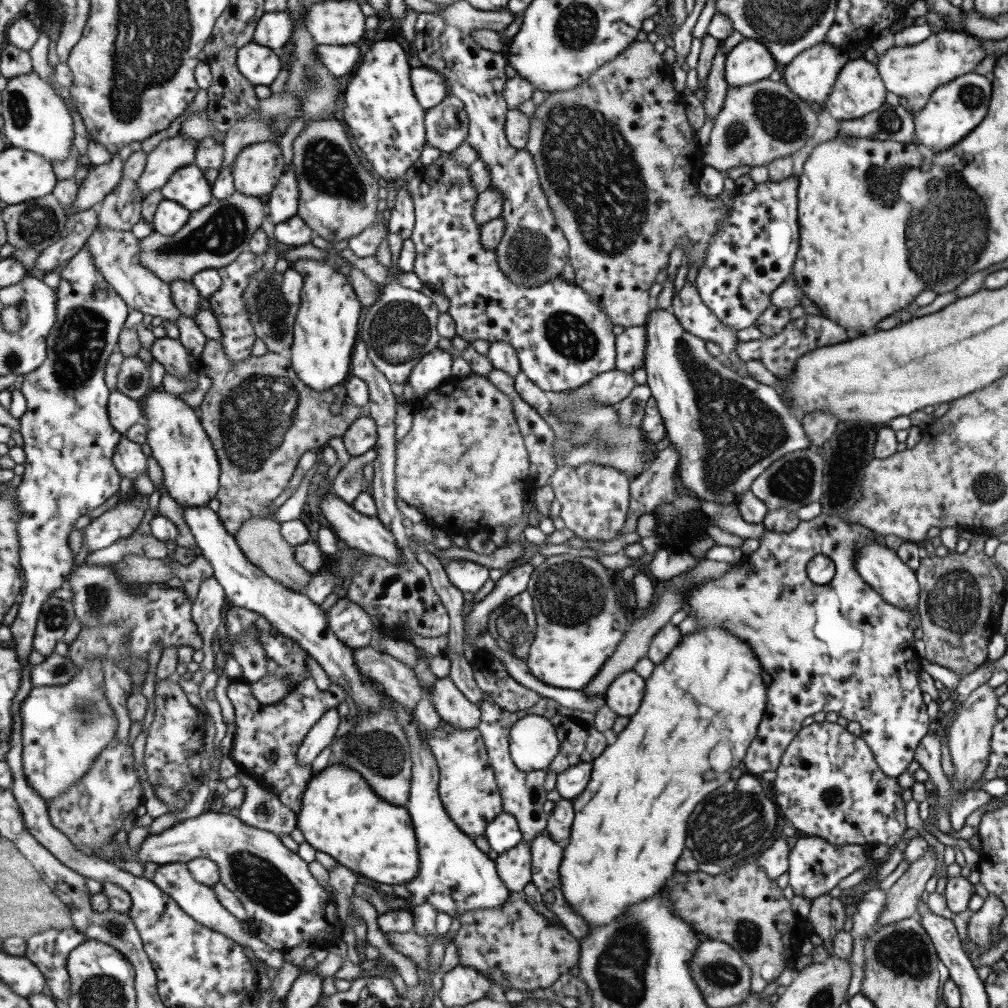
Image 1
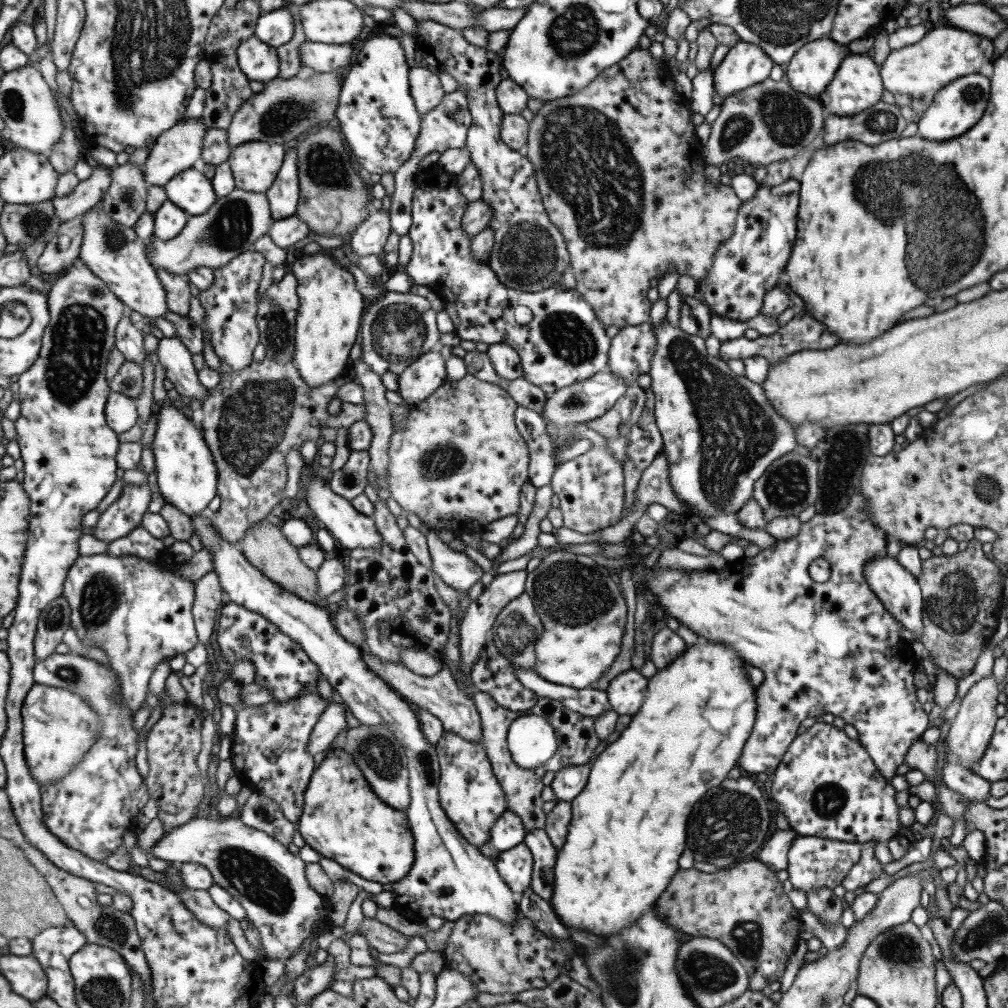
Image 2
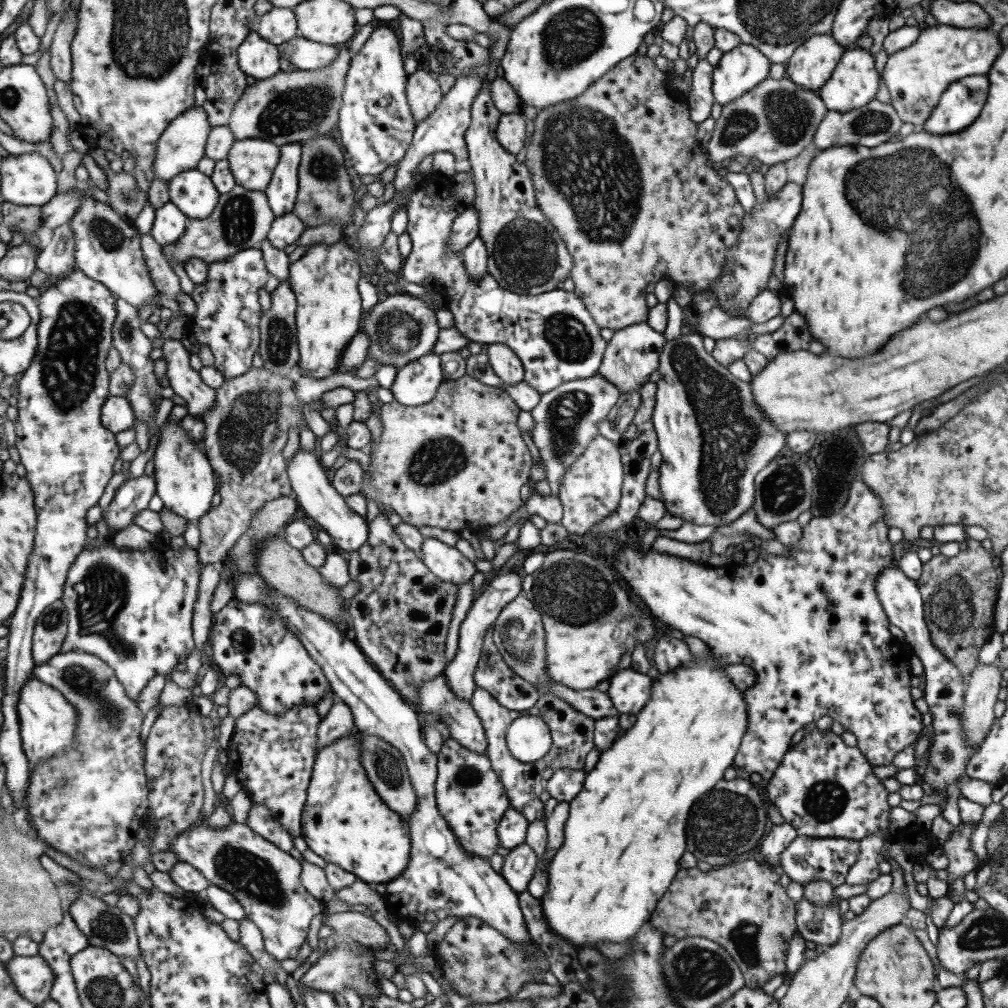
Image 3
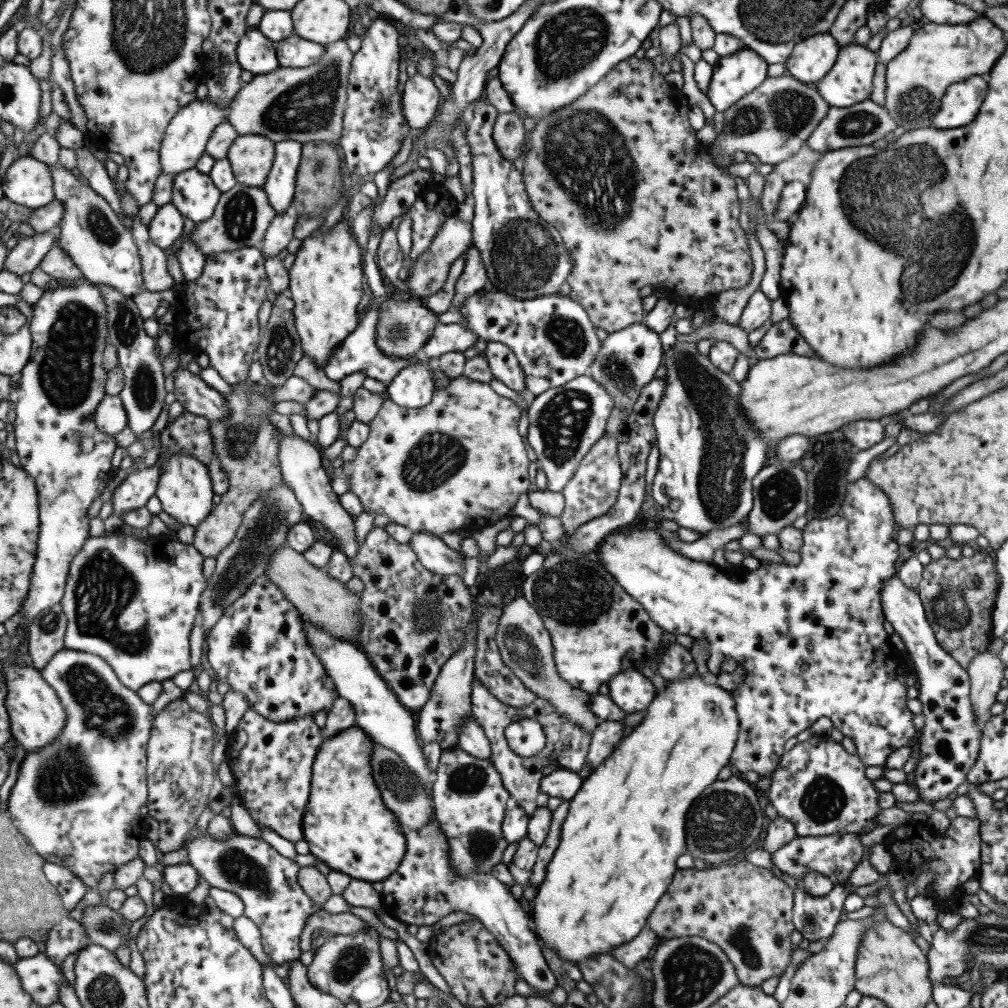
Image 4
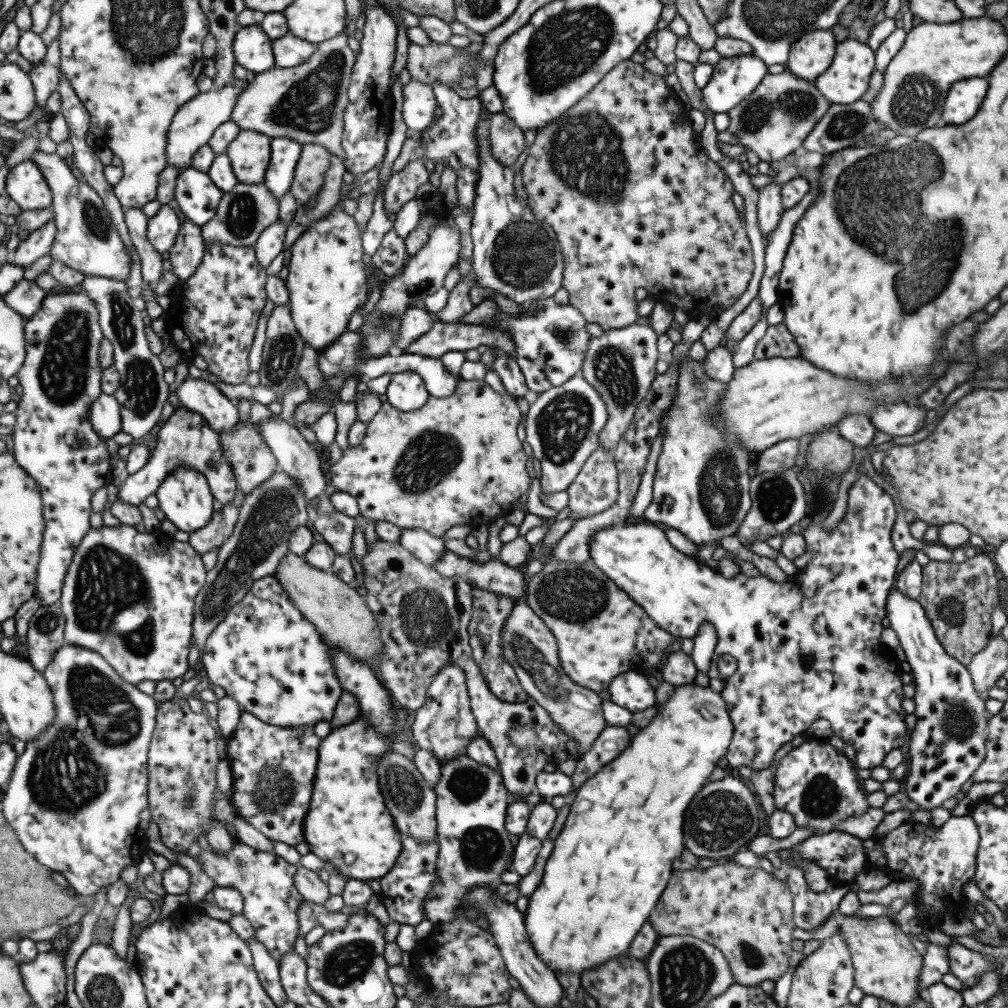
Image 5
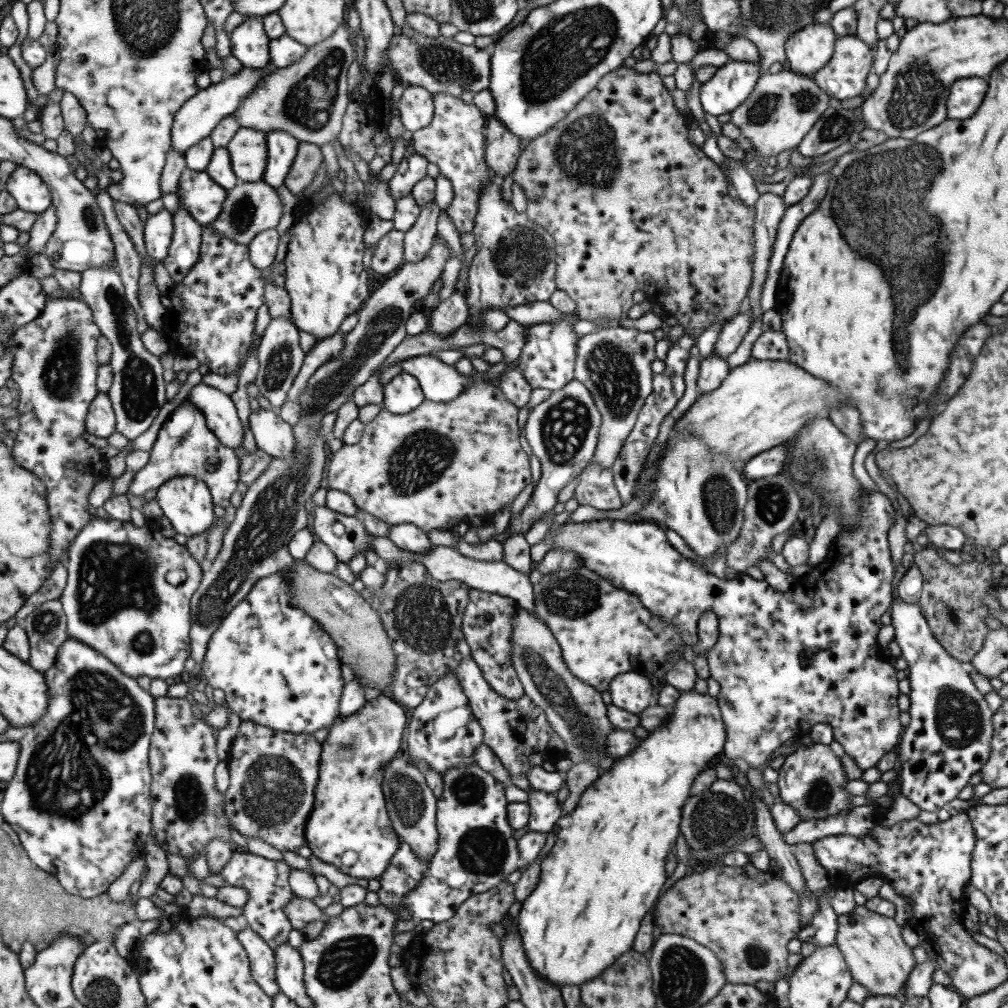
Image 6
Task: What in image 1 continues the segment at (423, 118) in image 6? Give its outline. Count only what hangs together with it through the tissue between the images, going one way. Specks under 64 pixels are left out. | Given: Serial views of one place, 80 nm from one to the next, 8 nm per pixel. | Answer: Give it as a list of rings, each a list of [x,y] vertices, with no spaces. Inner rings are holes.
[[[411,67],[409,80],[414,97],[424,111],[439,104],[449,94],[444,79],[432,68]]]

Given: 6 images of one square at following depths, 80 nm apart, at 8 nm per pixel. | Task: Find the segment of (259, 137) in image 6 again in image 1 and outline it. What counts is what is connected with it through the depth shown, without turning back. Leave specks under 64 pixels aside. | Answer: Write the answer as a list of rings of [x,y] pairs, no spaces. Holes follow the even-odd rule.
[[[271,141],[244,146],[229,166],[232,185],[244,195],[268,195],[283,171],[281,149]]]

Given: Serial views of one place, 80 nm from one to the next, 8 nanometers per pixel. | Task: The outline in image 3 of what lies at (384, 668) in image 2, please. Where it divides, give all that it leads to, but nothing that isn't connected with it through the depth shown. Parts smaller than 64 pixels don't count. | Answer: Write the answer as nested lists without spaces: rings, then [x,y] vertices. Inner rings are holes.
[[[440,672],[435,678],[422,682],[418,688],[418,699],[415,708],[420,715],[427,713],[437,713],[439,718],[449,731],[450,737],[456,740],[463,748],[474,752],[475,754],[484,754],[486,744],[484,730],[480,720],[477,718],[475,711],[467,700],[459,700],[449,689],[446,684],[444,674]]]

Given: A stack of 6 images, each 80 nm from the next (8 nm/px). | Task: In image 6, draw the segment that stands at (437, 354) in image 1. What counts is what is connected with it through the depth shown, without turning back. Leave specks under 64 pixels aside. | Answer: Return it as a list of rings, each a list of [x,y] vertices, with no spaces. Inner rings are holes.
[[[405,372],[393,376],[388,384],[383,386],[382,394],[381,408],[391,414],[407,414],[424,400],[417,379]]]

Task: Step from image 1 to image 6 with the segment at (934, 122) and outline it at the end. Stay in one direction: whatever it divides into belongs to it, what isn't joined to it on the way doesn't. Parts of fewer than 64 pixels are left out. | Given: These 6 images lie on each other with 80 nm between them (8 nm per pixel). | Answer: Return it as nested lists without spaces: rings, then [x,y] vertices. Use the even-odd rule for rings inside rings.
[[[961,78],[951,84],[949,96],[945,100],[947,118],[963,120],[969,118],[981,104],[987,92],[987,82],[981,78]]]

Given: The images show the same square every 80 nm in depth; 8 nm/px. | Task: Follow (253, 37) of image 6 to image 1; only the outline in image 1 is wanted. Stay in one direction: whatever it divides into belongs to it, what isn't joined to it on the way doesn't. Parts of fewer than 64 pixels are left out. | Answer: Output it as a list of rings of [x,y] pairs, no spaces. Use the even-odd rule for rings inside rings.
[[[252,40],[237,49],[236,67],[252,86],[269,86],[281,70],[277,52]]]

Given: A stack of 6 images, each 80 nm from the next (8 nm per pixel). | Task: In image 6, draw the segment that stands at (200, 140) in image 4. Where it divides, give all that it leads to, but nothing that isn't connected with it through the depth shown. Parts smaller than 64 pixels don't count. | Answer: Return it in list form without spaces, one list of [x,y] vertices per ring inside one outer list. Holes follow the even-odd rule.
[[[271,65],[261,68],[247,68],[242,66],[239,72],[225,74],[221,80],[211,82],[204,89],[197,89],[197,92],[183,102],[179,110],[174,114],[173,128],[170,130],[171,149],[179,151],[180,155],[184,156],[184,150],[187,150],[189,145],[194,145],[201,138],[207,137],[211,133],[211,130],[223,120],[222,118],[233,114],[233,111],[240,105],[240,102],[273,69]]]

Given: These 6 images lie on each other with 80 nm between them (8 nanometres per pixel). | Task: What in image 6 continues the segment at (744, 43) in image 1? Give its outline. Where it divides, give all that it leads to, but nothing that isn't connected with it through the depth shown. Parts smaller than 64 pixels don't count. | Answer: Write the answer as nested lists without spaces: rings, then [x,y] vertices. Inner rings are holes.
[[[730,60],[716,67],[713,76],[699,87],[699,102],[702,109],[719,116],[731,112],[747,98],[753,90],[758,77],[759,62]]]

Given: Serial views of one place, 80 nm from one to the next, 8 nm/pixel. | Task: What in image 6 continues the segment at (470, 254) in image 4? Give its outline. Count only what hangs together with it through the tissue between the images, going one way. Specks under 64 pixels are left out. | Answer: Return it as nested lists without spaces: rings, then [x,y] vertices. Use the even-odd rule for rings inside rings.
[[[454,291],[436,307],[426,311],[429,320],[429,333],[453,333],[466,322],[468,306],[464,301],[465,293]]]

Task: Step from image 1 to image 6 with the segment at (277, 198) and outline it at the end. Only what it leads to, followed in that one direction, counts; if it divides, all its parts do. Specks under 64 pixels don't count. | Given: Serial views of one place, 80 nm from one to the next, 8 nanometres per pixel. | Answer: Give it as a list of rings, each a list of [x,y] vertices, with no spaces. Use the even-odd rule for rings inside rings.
[[[281,130],[266,132],[267,160],[262,181],[275,190],[284,184],[288,166],[295,158],[297,147],[298,140],[287,132]]]

